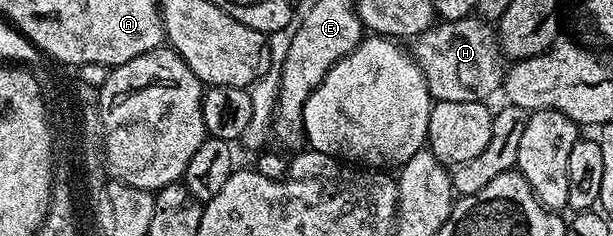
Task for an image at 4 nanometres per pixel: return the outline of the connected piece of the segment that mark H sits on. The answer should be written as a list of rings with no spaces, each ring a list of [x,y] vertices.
[[[469,16],[453,22],[441,21],[429,30],[411,39],[410,53],[418,68],[426,76],[428,90],[436,102],[484,102],[492,93],[501,89],[506,71],[506,59],[500,53],[497,31],[479,16]]]

